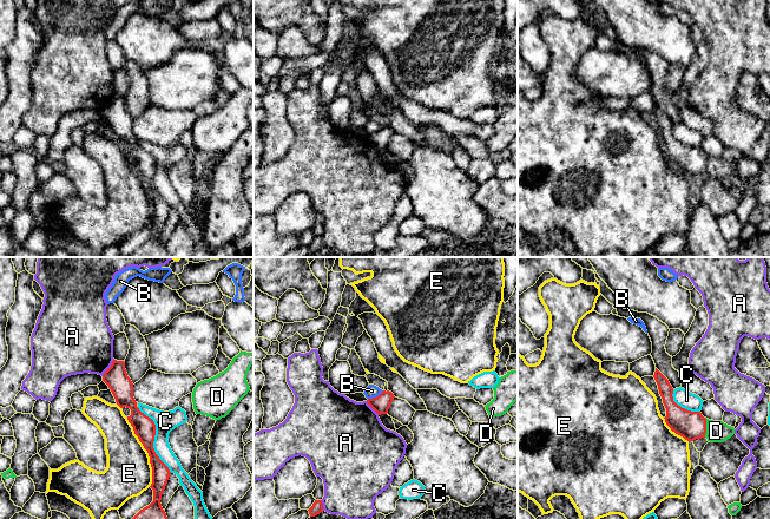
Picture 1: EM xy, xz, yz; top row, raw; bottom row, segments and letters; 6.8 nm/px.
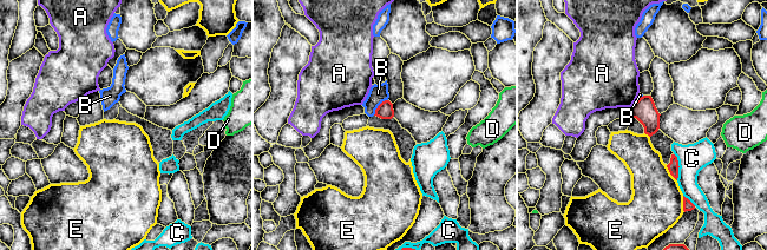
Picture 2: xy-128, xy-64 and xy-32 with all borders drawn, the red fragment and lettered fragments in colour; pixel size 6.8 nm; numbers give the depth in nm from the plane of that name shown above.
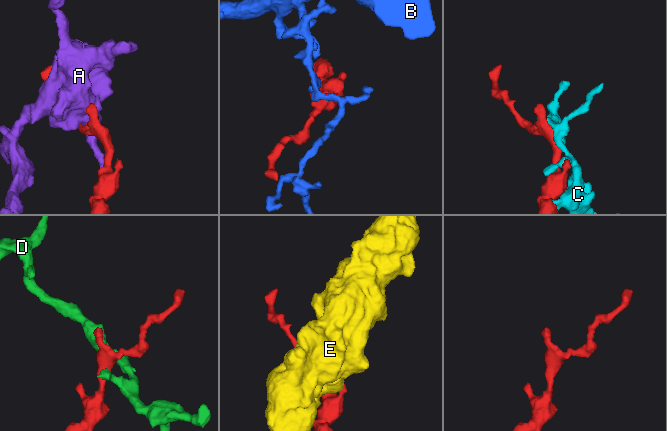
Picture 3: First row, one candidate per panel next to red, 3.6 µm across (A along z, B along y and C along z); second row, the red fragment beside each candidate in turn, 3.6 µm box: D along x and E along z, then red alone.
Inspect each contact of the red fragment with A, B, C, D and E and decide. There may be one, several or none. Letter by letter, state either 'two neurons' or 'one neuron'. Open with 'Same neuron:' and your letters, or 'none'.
Same neuron: none
A: two neurons
B: two neurons
C: two neurons
D: two neurons
E: two neurons

